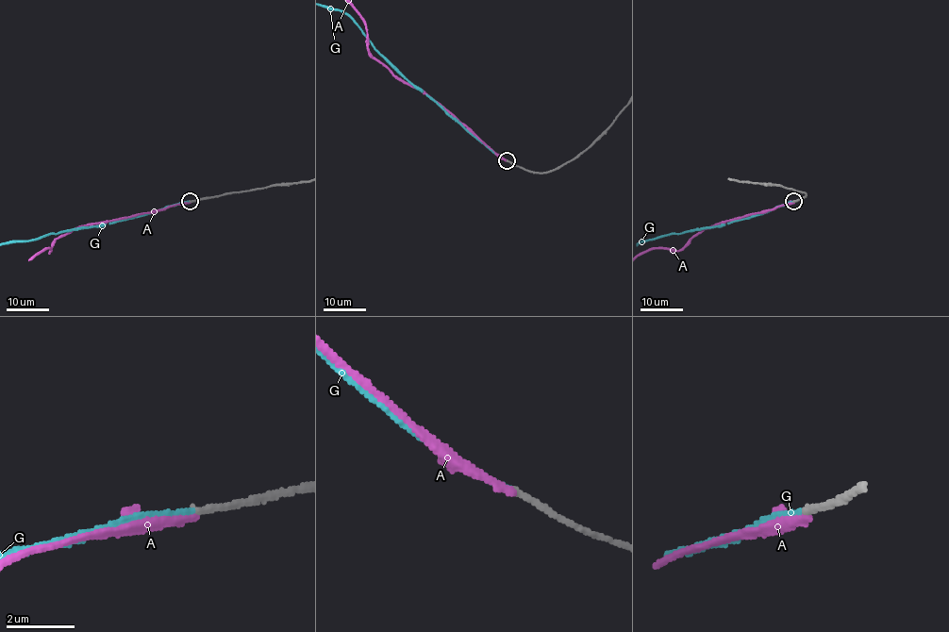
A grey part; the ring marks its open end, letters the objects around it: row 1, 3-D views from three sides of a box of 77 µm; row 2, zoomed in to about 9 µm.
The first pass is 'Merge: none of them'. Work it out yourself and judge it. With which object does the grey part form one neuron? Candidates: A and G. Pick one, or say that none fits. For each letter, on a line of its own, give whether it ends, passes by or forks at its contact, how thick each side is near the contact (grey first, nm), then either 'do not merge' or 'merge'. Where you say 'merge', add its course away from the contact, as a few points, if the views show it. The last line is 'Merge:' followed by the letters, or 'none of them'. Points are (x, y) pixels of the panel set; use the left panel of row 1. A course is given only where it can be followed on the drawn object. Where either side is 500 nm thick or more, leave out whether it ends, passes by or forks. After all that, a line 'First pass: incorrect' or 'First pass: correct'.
A: it ends there; 190 nm thick on the grey side, 200 nm on the other; do not merge
G: it ends there; 180 nm thick on the grey side, 190 nm on the other; merge
Merge: G
First pass: incorrect

